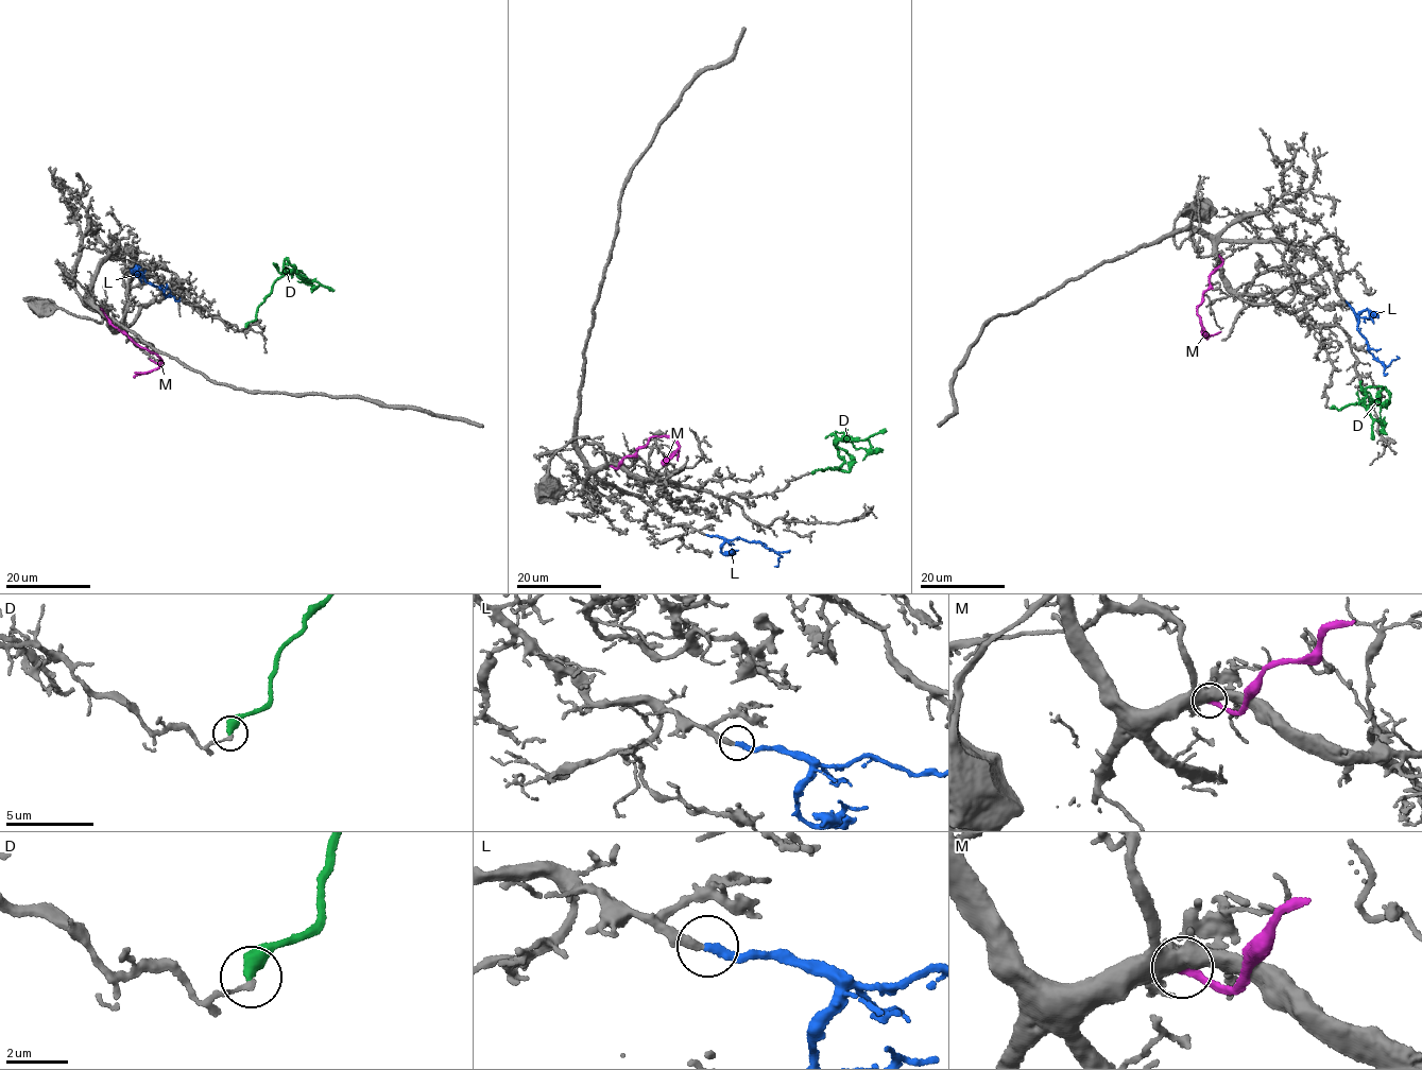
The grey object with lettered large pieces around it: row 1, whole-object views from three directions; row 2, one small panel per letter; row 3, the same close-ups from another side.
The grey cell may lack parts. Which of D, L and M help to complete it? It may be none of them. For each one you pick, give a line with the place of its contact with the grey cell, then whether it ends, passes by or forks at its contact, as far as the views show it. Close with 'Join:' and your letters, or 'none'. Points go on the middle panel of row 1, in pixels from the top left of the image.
L: meets grey at (706, 534); it ends there
Join: L

